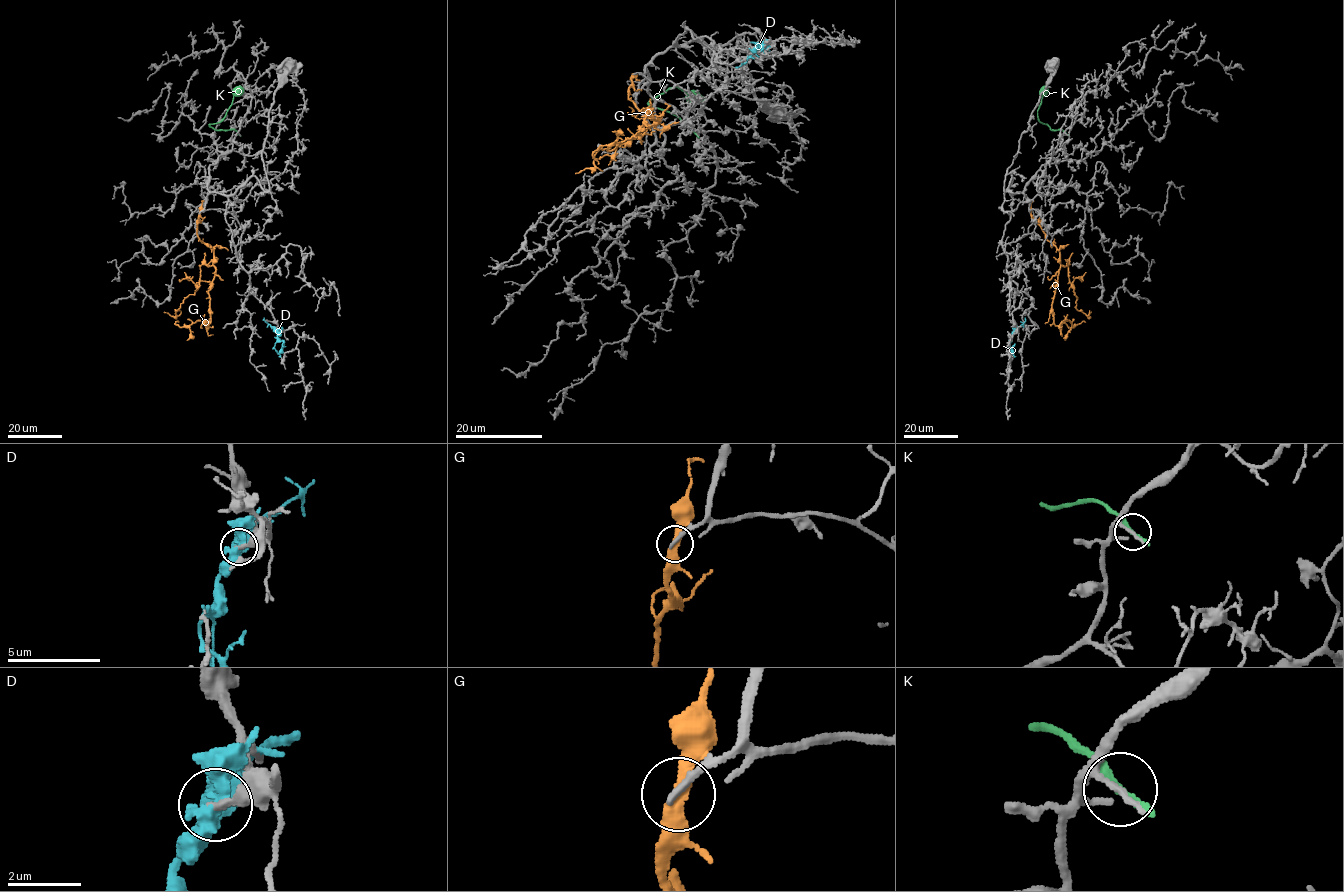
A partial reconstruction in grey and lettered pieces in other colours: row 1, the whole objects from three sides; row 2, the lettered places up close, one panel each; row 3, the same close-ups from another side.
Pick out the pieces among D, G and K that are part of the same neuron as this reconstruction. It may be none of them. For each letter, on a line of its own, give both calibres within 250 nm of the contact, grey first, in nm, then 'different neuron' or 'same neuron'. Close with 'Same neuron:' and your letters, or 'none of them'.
D: calibres 300 and 440 nm; different neuron
G: calibres 240 and 340 nm; same neuron
K: calibres 140 and 240 nm; different neuron
Same neuron: G

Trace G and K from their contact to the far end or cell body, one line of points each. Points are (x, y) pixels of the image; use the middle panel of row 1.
G: (633, 75), (629, 98), (658, 122), (647, 116), (649, 110), (636, 134), (601, 145), (592, 154), (599, 164)
K: (695, 133), (670, 112), (652, 107), (648, 102), (676, 86), (688, 95), (697, 94), (700, 99)

